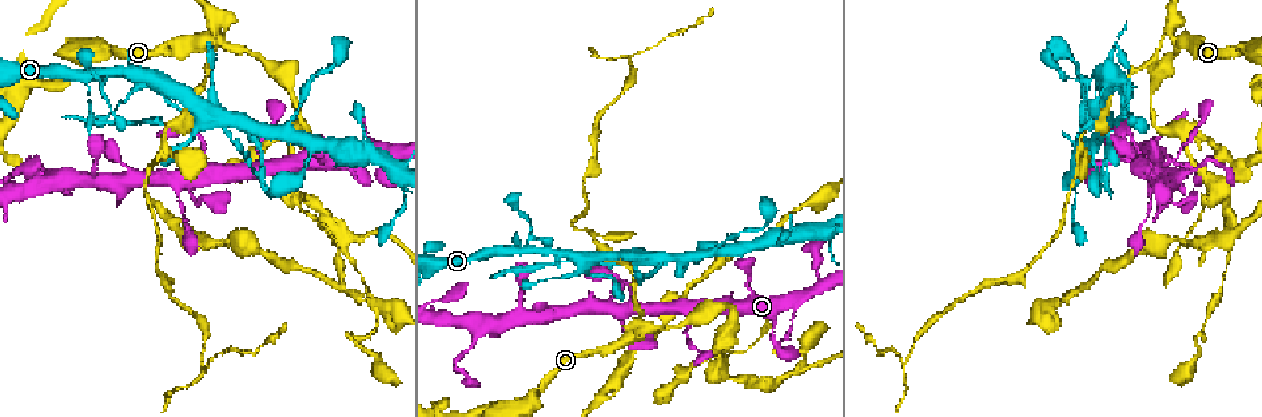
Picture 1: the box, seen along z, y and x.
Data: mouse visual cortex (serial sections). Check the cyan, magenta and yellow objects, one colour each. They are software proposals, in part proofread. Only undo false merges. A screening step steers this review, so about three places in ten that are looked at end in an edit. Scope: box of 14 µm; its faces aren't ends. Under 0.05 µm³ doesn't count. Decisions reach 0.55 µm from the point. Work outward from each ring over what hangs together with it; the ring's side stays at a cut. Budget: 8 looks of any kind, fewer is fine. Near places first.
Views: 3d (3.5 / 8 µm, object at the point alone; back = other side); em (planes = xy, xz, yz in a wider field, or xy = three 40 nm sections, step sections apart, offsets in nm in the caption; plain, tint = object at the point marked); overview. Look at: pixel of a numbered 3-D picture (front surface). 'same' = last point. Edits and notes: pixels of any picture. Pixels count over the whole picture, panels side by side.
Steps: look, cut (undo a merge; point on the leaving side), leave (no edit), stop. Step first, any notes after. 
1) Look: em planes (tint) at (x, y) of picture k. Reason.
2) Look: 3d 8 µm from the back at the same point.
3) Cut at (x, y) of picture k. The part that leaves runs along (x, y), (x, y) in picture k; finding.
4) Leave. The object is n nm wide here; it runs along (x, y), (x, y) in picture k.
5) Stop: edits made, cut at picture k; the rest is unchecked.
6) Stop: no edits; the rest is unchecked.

Look: 3d 8 µm at (97, 70) of picture 1.

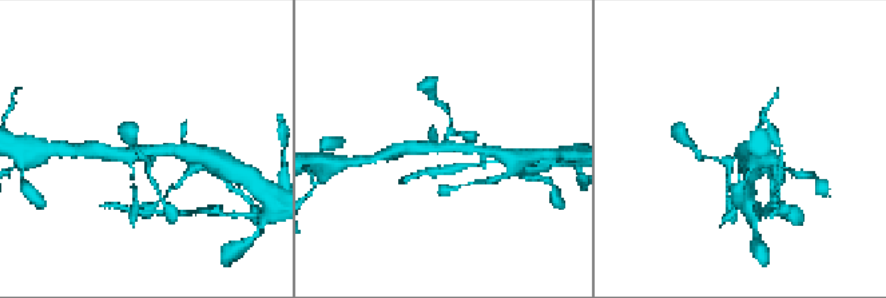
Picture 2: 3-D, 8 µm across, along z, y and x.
Look: em xy step 1 (tint) at (145, 152) of picture 2. Shape alone is not enough.

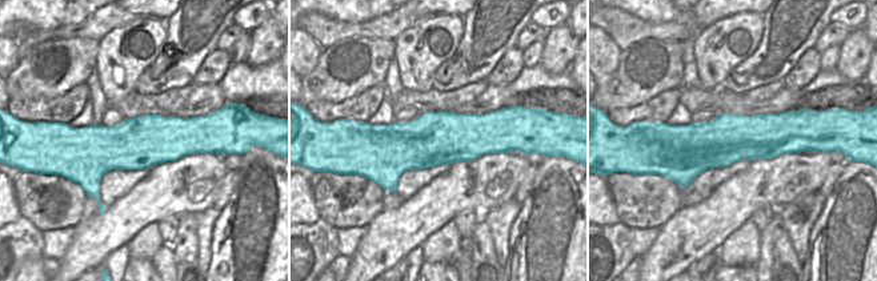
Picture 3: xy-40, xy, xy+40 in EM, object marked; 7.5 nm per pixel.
Leave. It runs along (71, 132), (209, 149) in picture 3; all the same cell.

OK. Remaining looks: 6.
Look: 3d 3.5 µm at (220, 38) of picture 1.

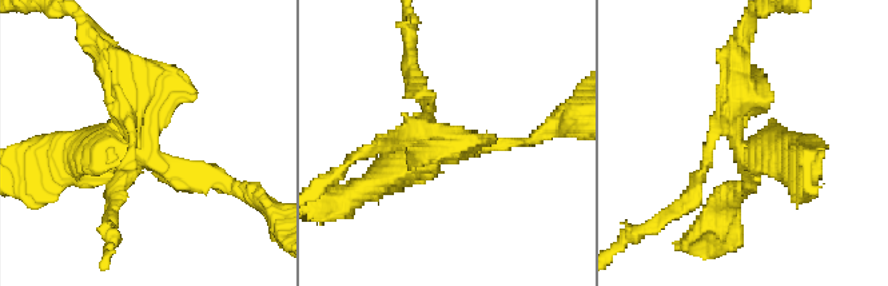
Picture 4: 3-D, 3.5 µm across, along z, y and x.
Look: em planes (tint) at (141, 149) of picture 4. 4 arms meet here; the arms are 150, 200, 350, 400 nm wide; now the EM.

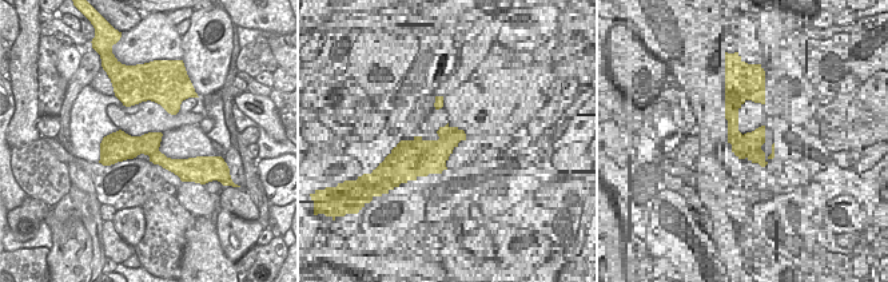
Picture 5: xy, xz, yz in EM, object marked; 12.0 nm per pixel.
Leave. It runs along (106, 146), (184, 163) in picture 5; one cell here.

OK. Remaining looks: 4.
Look: 3d 3.5 µm at (168, 152) of picture 1. Narrows sharply.

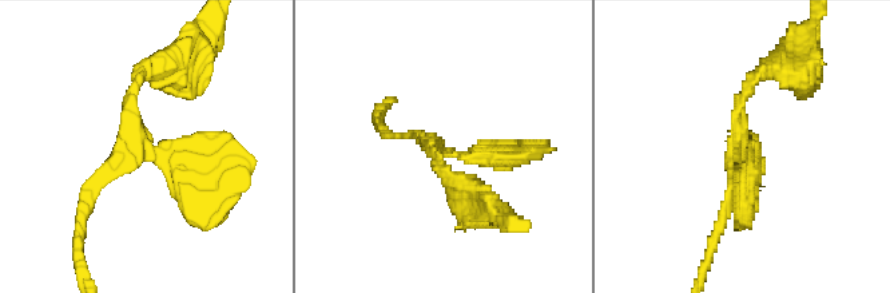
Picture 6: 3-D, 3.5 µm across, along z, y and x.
Look: em xy step 1 (tint) at (738, 141) of picture 6.

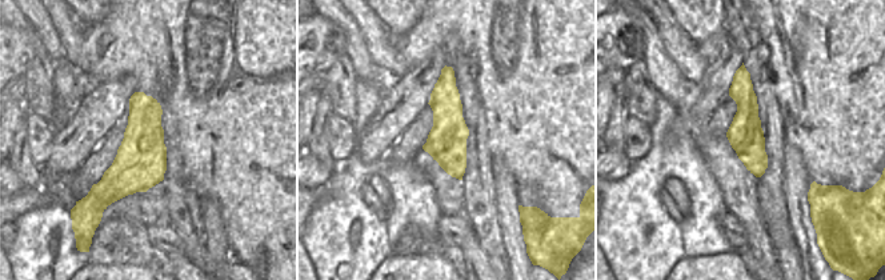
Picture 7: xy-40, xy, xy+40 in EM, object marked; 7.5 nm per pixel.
Leave. It runs along (770, 67), (739, 101), (726, 212) in picture 6; continuous, no second cell.

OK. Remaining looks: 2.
Stop: no edits; the rest is unchecked.

